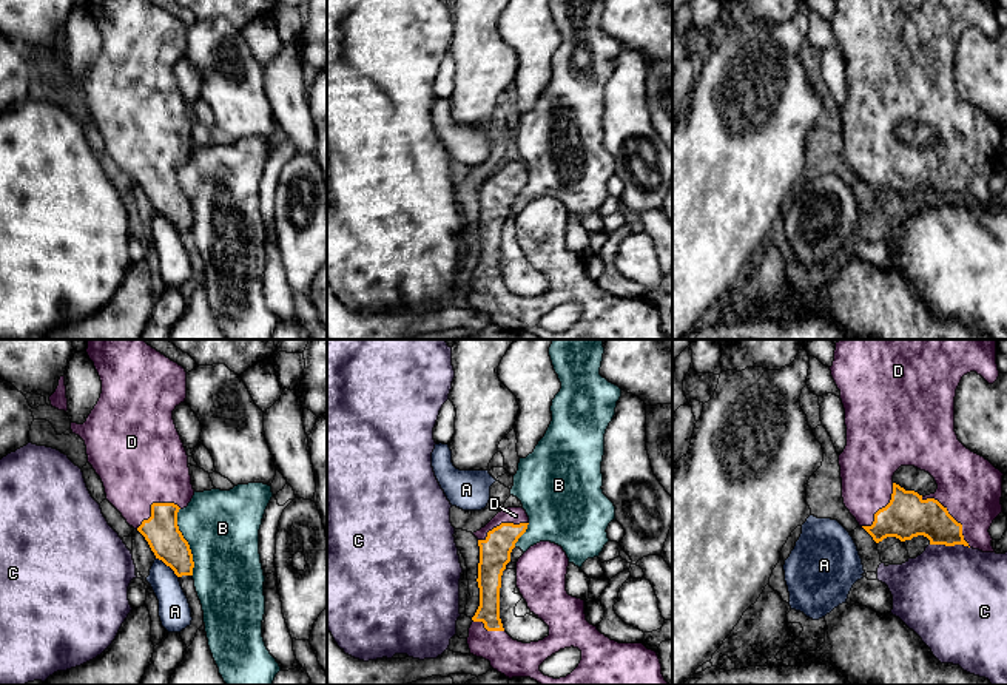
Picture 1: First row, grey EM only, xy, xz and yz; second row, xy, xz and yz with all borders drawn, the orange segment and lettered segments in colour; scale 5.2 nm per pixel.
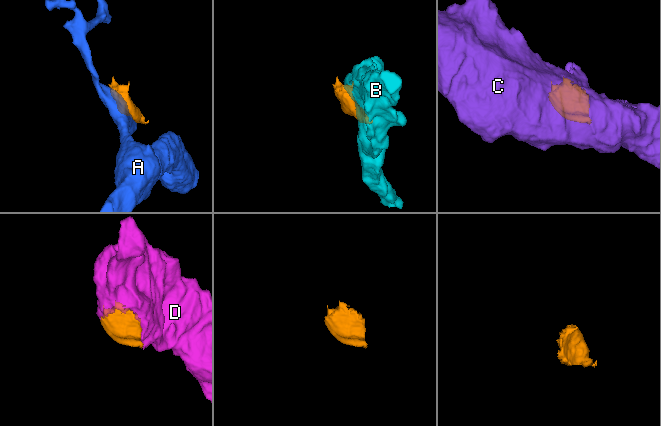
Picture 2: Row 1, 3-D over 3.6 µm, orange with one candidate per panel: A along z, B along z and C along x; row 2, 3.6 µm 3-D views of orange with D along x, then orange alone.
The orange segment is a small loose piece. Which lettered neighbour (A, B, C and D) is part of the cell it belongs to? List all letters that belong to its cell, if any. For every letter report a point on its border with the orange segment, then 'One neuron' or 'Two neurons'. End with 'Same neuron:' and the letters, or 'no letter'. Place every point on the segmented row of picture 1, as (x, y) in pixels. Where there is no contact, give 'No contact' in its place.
A: Touches orange at xy (168, 565). Two neurons
B: Touches orange at xy (187, 542). Two neurons
C: Touches orange at yz (950, 545). Two neurons
D: Touches orange at yz (950, 516). One neuron
Same neuron: D

